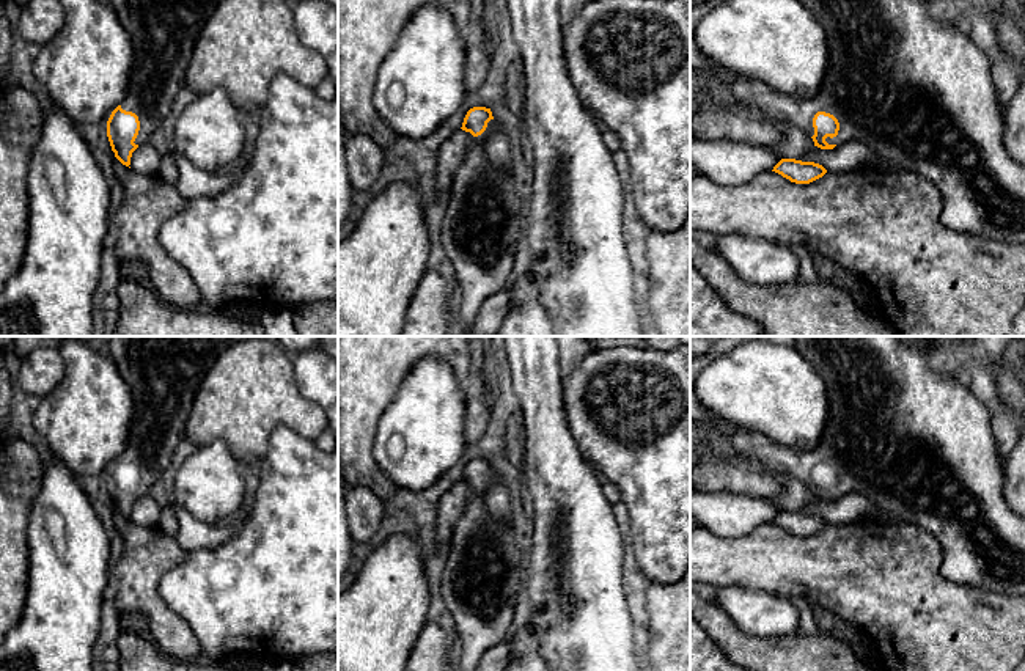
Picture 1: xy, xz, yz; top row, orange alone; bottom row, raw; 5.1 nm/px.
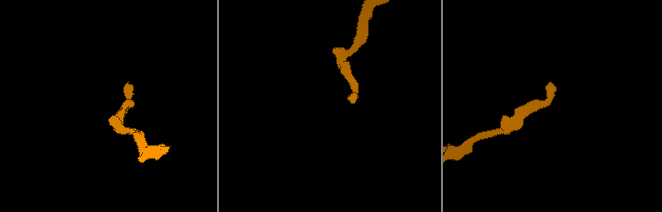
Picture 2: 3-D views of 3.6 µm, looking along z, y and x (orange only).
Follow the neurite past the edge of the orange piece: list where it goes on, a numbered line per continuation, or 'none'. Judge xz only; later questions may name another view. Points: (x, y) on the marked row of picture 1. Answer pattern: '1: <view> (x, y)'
1: xz (481, 228)

